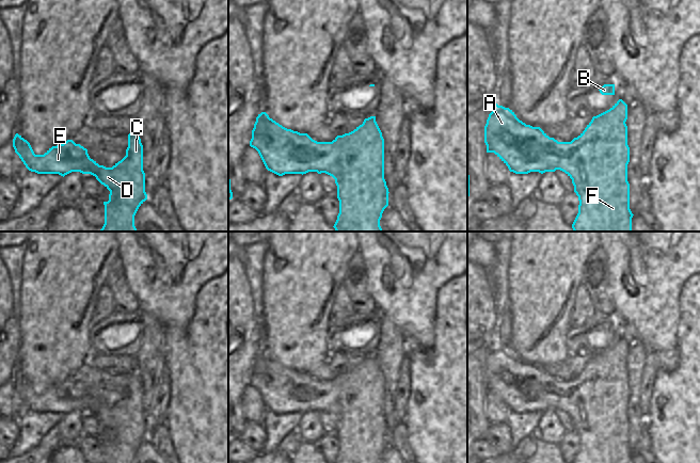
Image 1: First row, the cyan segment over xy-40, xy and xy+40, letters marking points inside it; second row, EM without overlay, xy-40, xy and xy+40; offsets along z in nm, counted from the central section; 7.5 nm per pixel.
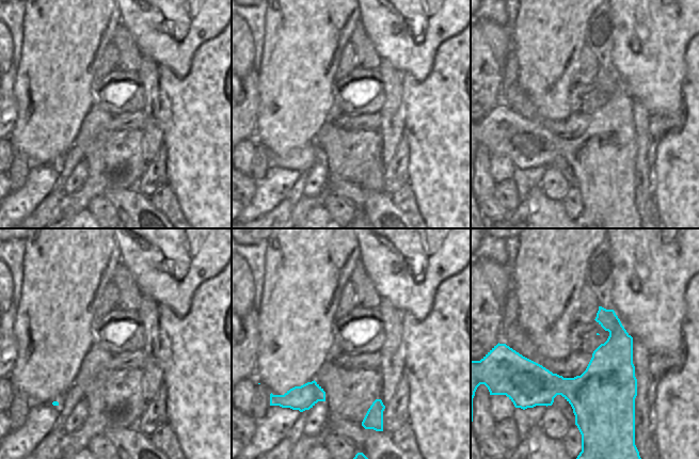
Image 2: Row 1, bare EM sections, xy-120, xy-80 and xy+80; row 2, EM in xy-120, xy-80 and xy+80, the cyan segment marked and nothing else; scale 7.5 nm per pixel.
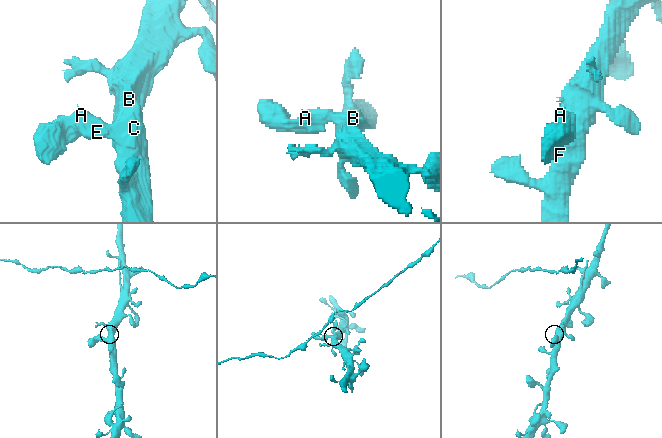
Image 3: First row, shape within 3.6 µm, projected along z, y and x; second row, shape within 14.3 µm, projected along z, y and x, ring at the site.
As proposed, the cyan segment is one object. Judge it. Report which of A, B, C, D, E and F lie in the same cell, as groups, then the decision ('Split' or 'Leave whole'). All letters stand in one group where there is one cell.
Groups: A B C D E F. Leave whole.

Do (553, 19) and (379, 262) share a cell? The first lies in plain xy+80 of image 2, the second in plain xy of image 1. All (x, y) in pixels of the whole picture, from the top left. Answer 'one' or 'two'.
two

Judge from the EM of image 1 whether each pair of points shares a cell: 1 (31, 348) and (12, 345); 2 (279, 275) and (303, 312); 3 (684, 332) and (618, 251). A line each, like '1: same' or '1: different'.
1: different
2: same
3: different

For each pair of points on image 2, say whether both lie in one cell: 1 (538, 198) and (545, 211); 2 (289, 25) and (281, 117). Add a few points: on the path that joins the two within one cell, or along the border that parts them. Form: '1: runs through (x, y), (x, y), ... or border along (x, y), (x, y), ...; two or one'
1: runs through (539, 201), (543, 208); one
2: runs through (289, 48), (289, 94); one

